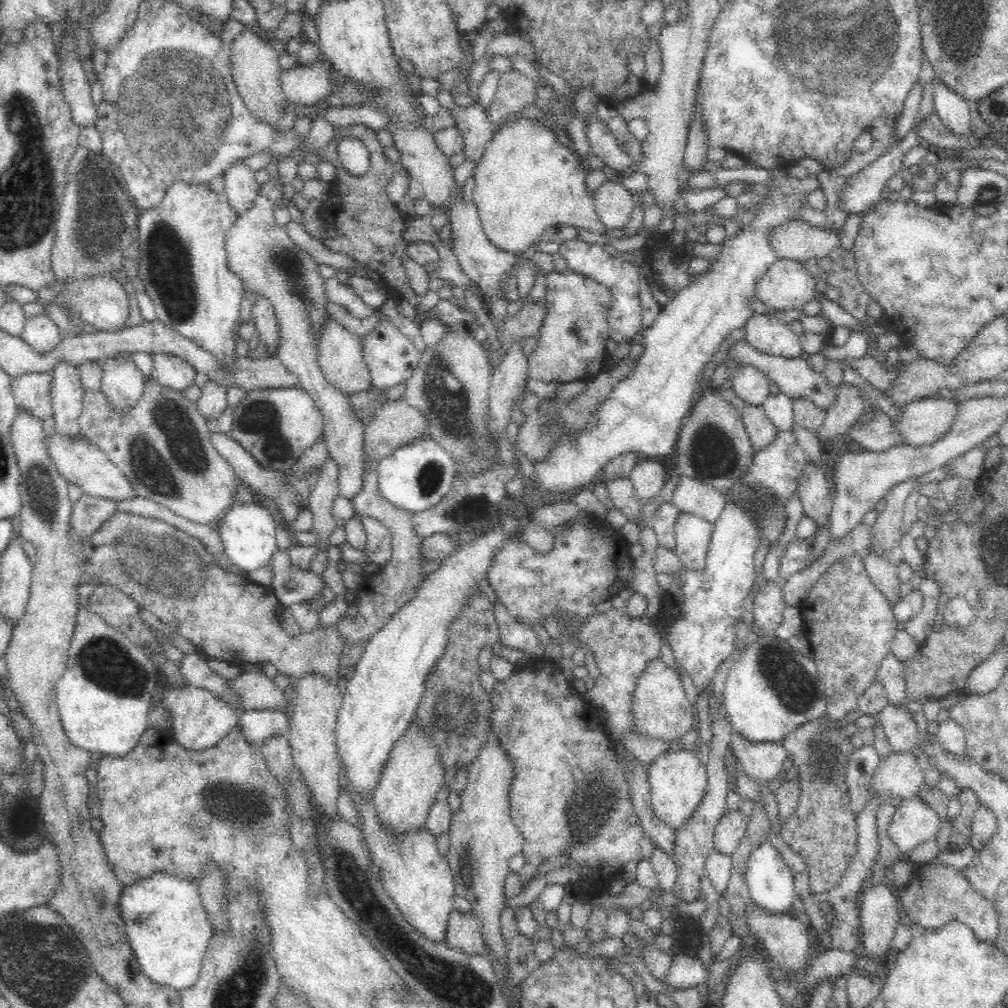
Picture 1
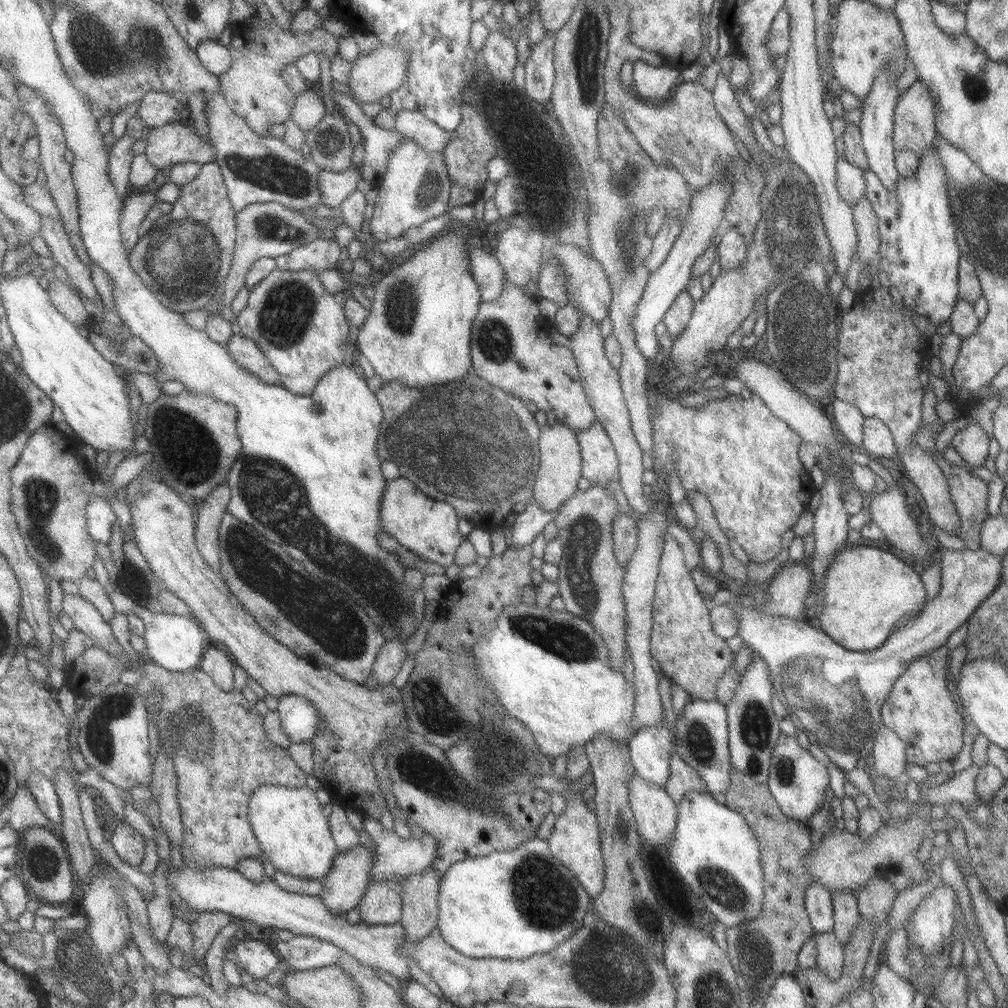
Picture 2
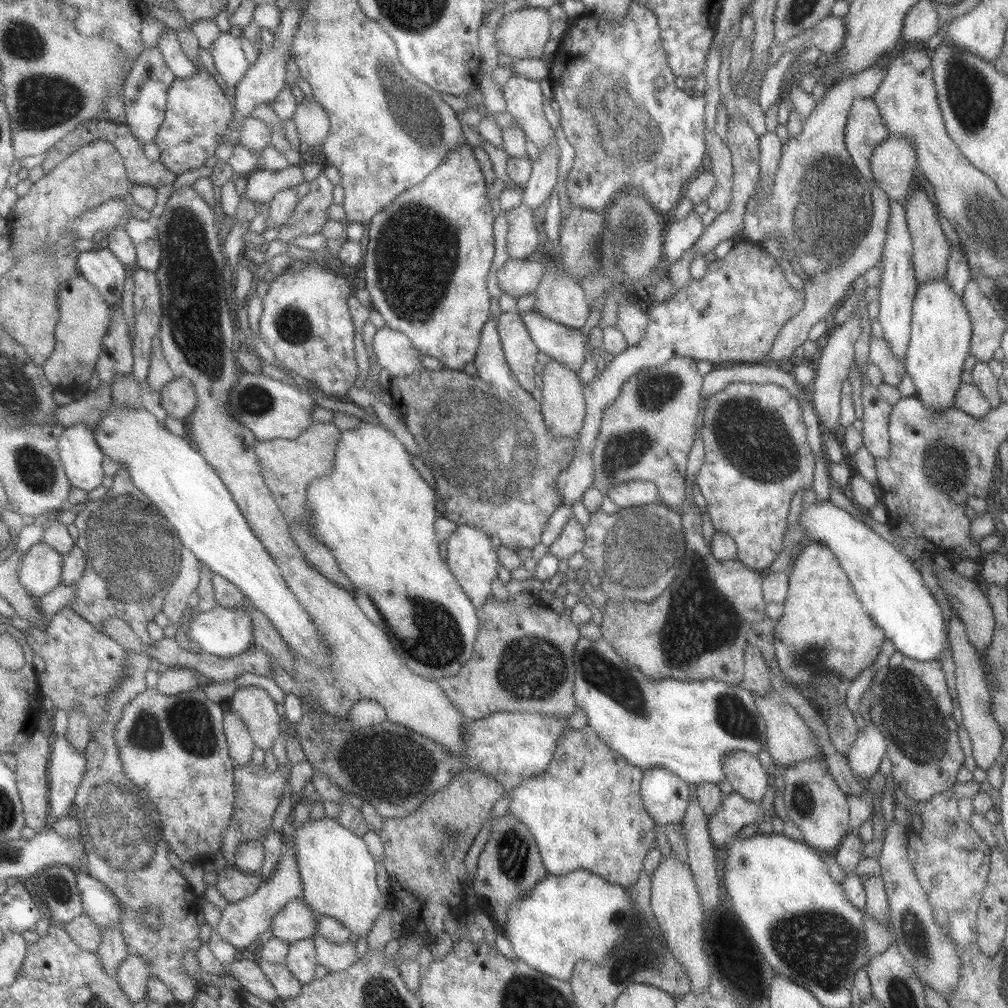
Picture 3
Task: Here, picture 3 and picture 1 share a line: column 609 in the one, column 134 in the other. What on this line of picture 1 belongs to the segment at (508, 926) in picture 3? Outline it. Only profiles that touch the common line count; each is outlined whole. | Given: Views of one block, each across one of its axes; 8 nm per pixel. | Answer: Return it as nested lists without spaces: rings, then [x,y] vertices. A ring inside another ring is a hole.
[[[166,872],[152,874],[148,878],[123,888],[120,909],[129,944],[132,946],[132,952],[138,959],[142,972],[157,985],[178,993],[192,988],[200,978],[202,961],[213,930],[210,915],[199,894],[199,878],[179,878]]]

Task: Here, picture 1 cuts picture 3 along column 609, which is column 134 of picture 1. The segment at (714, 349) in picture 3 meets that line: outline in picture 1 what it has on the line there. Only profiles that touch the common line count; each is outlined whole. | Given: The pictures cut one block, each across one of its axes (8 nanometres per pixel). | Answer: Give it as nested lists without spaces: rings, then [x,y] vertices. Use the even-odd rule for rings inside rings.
[[[128,353],[108,357],[100,369],[101,392],[107,395],[115,410],[126,414],[142,396],[145,376],[132,359],[132,355]]]

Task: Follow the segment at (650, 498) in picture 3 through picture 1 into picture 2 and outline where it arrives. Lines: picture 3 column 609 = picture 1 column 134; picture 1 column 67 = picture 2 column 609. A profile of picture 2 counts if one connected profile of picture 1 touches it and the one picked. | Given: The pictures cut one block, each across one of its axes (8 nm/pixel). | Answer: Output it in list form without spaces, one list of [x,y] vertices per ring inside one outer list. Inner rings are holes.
[[[594,421],[587,429],[575,431],[580,455],[580,476],[601,485],[618,476],[618,463],[611,441]]]

